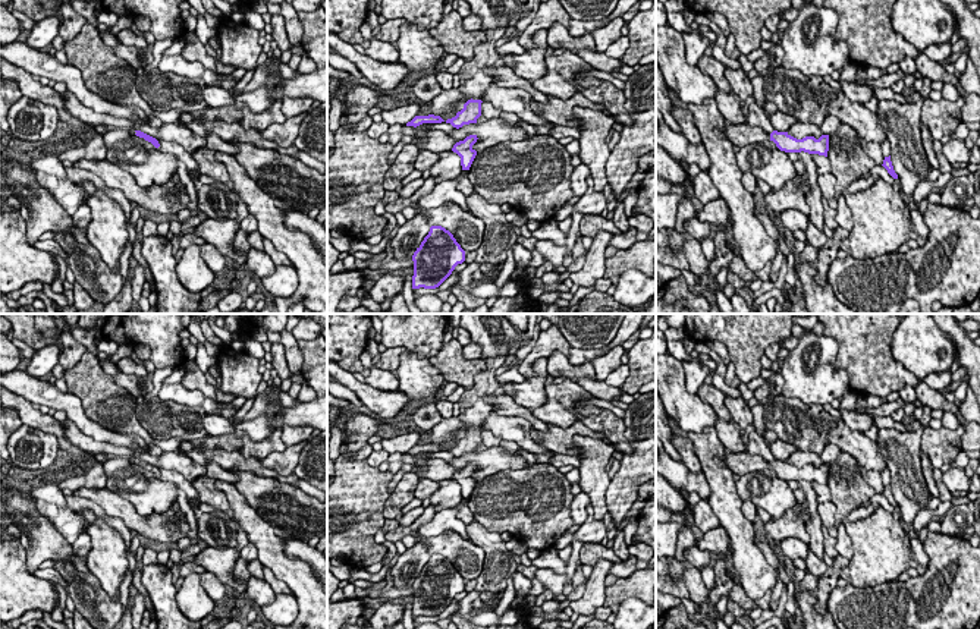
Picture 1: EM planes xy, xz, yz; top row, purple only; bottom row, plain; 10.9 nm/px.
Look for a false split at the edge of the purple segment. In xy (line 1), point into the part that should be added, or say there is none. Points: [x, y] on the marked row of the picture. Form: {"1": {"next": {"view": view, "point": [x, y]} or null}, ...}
{"1": {"next": null}}

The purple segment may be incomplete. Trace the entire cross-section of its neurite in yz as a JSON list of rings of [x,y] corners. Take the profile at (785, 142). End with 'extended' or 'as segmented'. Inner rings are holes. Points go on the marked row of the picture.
[[[731,125],[725,126],[723,130],[714,129],[714,133],[719,138],[728,138],[734,145],[742,148],[750,144],[773,141],[780,151],[785,152],[808,152],[819,154],[827,157],[829,151],[829,135],[822,135],[819,139],[814,136],[805,136],[802,139],[797,139],[791,136],[788,132],[773,130],[770,135],[766,133],[760,126],[745,125]]]; extended

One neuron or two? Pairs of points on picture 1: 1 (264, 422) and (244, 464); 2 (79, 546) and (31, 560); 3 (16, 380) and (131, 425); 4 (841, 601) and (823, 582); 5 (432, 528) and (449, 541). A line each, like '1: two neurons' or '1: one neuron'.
1: two neurons
2: two neurons
3: two neurons
4: two neurons
5: two neurons

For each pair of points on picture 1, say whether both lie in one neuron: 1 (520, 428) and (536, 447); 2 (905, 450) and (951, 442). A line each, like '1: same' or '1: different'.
1: same
2: different

